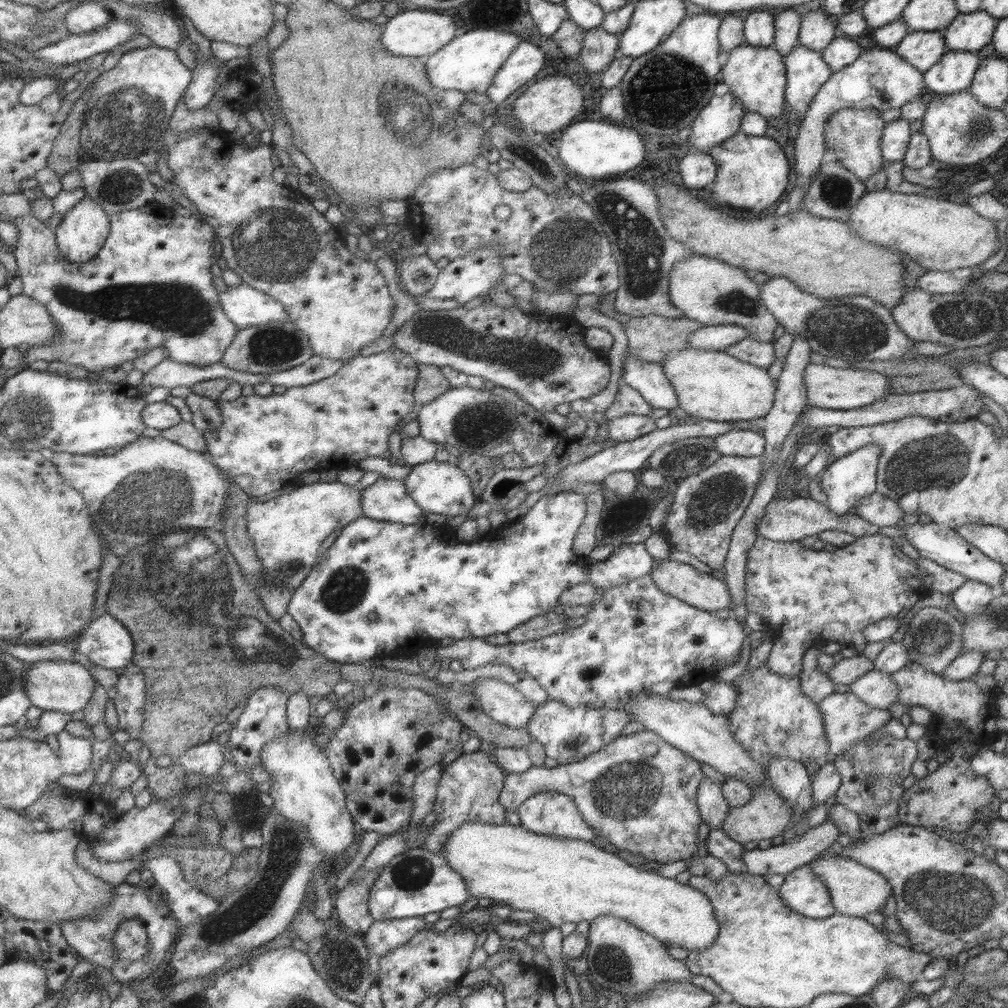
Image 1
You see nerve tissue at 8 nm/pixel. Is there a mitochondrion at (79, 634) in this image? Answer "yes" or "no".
no

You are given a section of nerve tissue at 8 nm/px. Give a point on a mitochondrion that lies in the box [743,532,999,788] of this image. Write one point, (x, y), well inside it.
(934, 637)

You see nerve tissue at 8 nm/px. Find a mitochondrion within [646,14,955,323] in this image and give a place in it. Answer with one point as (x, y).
(835, 190)

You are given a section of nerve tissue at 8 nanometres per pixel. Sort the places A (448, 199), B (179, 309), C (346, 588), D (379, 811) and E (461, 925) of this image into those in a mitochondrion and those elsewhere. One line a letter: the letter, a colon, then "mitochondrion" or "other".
A: mitochondrion
B: mitochondrion
C: mitochondrion
D: other
E: other

